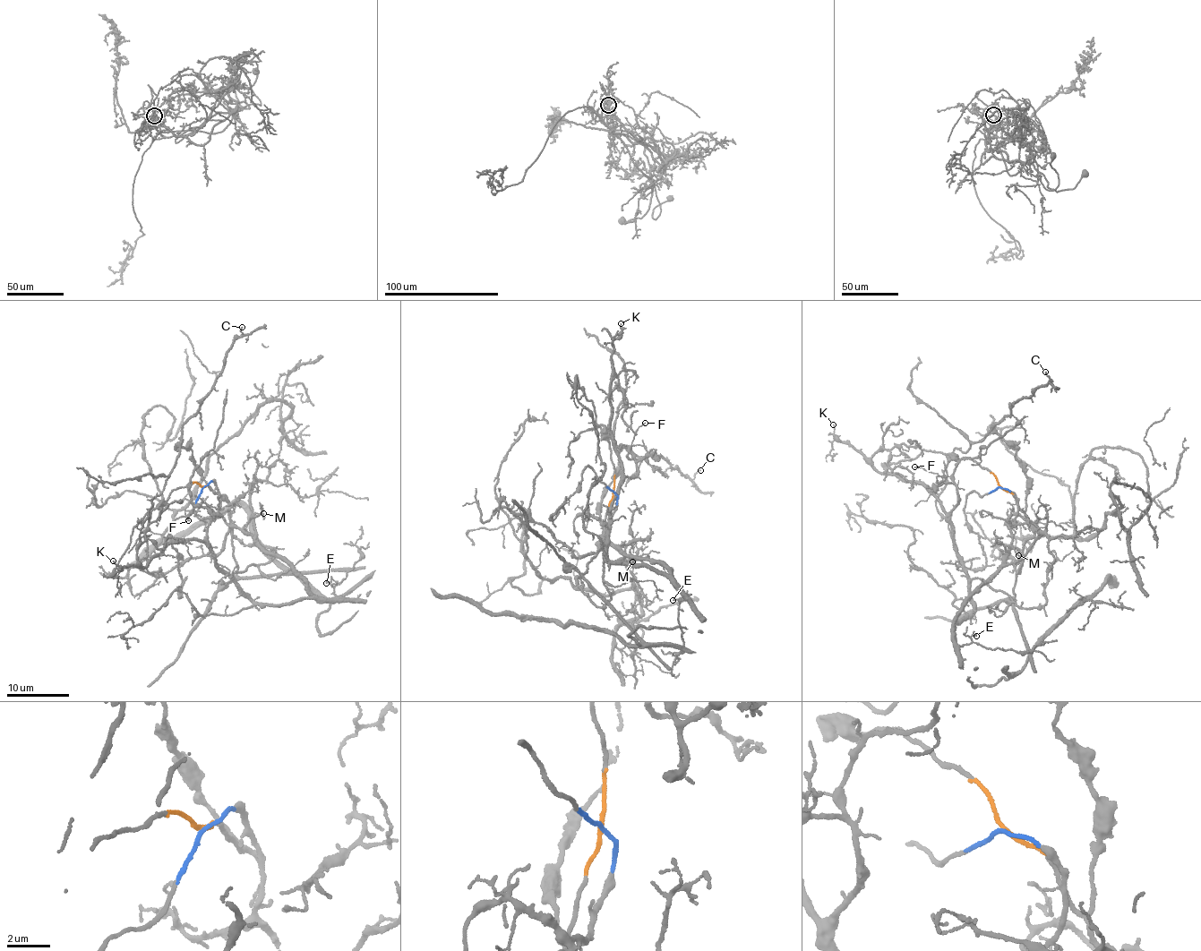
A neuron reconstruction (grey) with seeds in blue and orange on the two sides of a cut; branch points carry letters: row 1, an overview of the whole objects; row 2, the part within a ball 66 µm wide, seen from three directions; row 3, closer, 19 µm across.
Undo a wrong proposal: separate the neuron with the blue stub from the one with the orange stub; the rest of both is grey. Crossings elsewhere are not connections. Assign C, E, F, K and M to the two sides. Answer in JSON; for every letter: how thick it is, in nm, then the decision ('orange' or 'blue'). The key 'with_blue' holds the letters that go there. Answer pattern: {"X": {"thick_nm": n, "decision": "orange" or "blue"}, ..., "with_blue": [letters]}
{"C": {"thick_nm": 100, "decision": "orange"}, "E": {"thick_nm": 100, "decision": "blue"}, "F": {"thick_nm": 110, "decision": "blue"}, "K": {"thick_nm": 90, "decision": "blue"}, "M": {"thick_nm": 110, "decision": "blue"}, "with_blue": ["E", "F", "K", "M"]}

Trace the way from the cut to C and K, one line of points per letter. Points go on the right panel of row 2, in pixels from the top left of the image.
C: (999, 485), (1010, 492), (1025, 510), (1024, 470), (994, 426), (1011, 414), (1011, 406), (1050, 382), (1045, 372)
K: (999, 486), (1016, 500), (1012, 543), (953, 627), (973, 609), (941, 503), (922, 484), (874, 469), (833, 424)

